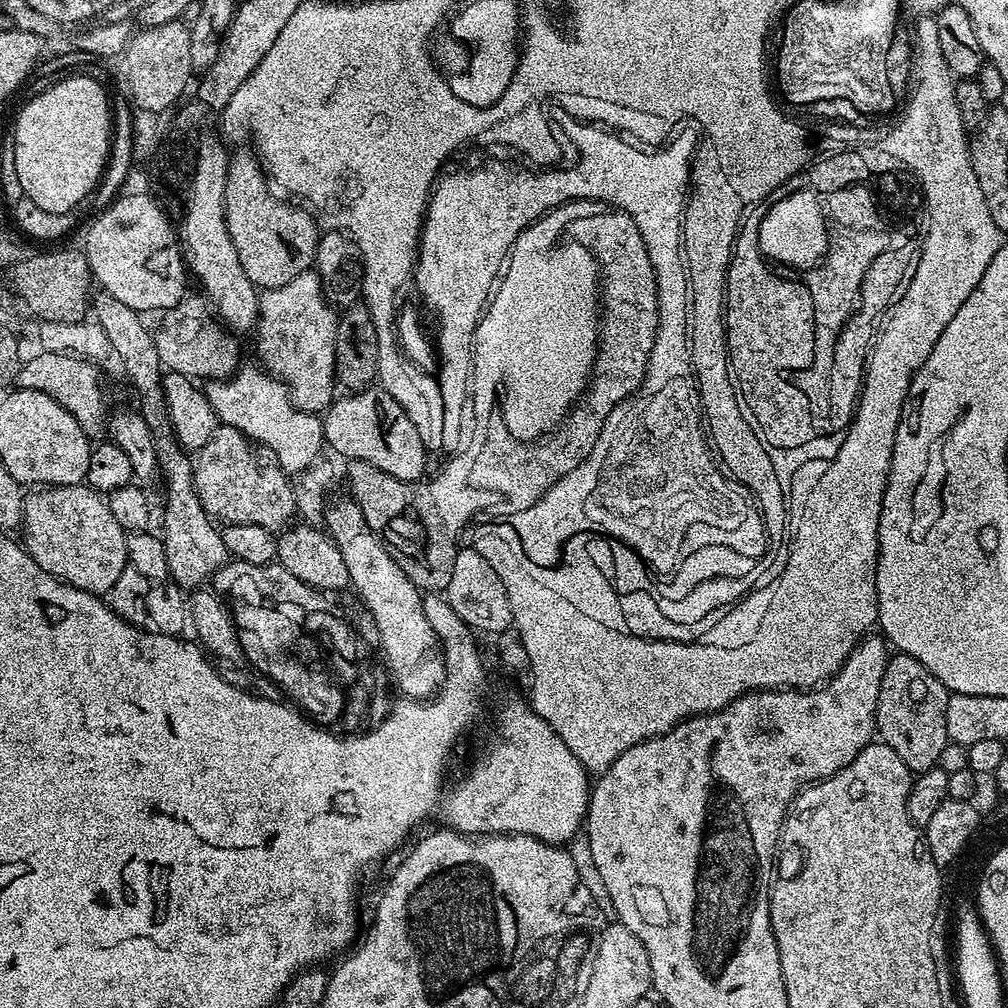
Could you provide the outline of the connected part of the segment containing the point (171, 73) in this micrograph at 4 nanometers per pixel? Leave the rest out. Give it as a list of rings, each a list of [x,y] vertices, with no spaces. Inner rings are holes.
[[[174,20],[153,28],[141,27],[135,35],[136,43],[132,44],[129,68],[136,99],[148,108],[162,108],[176,93],[189,87],[188,79],[194,75],[190,62],[189,25]]]

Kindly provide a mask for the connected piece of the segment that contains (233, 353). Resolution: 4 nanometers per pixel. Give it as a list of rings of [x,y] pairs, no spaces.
[[[199,293],[186,294],[174,307],[170,307],[155,325],[153,336],[161,365],[171,372],[195,380],[224,380],[241,365],[239,340],[213,314],[209,301]]]

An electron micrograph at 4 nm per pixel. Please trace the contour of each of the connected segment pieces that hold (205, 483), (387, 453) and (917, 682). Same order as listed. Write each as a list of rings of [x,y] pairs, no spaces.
[[[217,423],[210,442],[195,453],[192,473],[202,506],[225,525],[253,524],[276,534],[289,527],[297,515],[289,473],[280,467],[270,449],[242,434],[242,430],[234,430],[234,426]]]
[[[369,386],[344,394],[333,399],[332,405],[323,413],[324,442],[329,449],[333,448],[338,455],[344,456],[345,461],[357,460],[358,462],[370,462],[370,466],[378,466],[378,470],[386,470],[386,474],[394,474],[399,480],[418,480],[424,473],[424,452],[426,446],[422,438],[418,438],[418,429],[406,410],[394,400],[383,386]]]
[[[892,654],[888,657],[888,665],[882,674],[882,686],[878,690],[878,706],[876,707],[876,730],[879,739],[913,774],[919,774],[937,767],[942,758],[942,750],[949,744],[946,734],[946,702],[950,693],[948,687],[918,658],[910,658],[903,654]]]

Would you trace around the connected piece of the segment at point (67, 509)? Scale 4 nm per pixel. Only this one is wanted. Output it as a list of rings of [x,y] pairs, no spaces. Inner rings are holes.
[[[87,483],[70,486],[37,487],[29,491],[24,498],[23,547],[27,548],[30,558],[50,574],[59,576],[70,586],[78,590],[108,594],[122,570],[129,565],[127,556],[127,535],[122,526],[110,514],[107,499],[101,493],[88,487]]]

